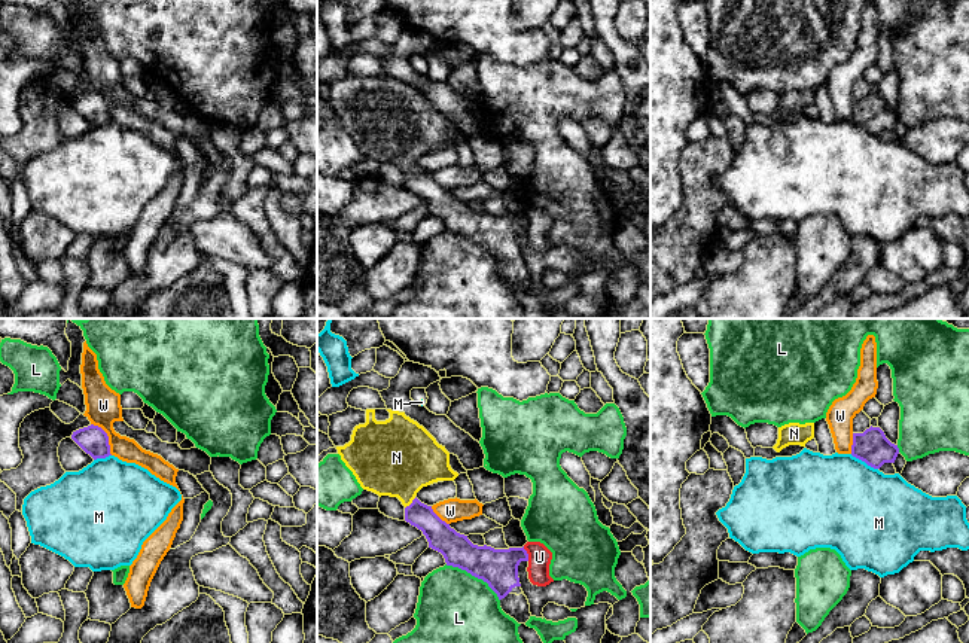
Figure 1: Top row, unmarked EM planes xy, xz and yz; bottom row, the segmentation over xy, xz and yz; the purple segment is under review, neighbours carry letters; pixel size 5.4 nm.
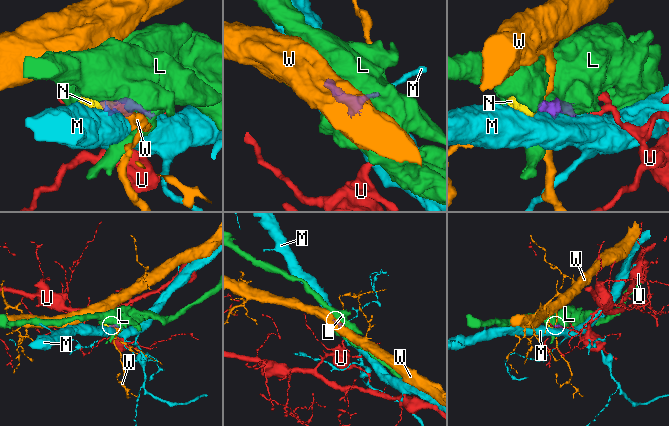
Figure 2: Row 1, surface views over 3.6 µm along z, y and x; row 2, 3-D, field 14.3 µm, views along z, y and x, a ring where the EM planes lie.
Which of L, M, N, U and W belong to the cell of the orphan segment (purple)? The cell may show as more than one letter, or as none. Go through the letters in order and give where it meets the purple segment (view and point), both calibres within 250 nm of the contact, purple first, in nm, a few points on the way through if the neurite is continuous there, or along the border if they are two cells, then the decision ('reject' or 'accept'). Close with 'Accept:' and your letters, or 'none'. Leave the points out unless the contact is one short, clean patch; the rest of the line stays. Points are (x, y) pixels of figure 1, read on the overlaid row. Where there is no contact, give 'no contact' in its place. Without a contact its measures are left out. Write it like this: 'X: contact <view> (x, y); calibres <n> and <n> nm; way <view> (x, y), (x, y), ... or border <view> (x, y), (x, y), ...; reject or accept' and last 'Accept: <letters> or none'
L: contact xz (475, 576); calibres 200 and 380 nm; reject
M: contact yz (864, 460); calibres 180 and 480 nm; reject
N: contact xz (411, 503); calibres 150 and 400 nm; way xz (441, 538), (411, 503), (399, 471), (399, 459); accept
U: contact xz (527, 554); calibres 200 and 130 nm; border xz (523, 546), (529, 560); reject
W: contact xy (107, 436); calibres 160 and 190 nm; border xy (91, 423), (106, 433), (112, 454); reject
Accept: N

